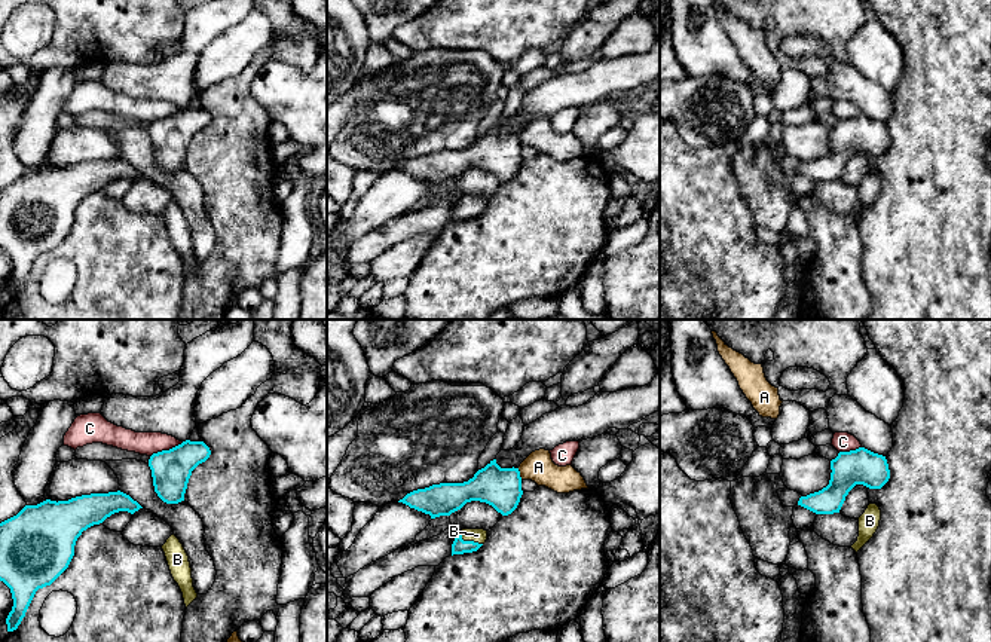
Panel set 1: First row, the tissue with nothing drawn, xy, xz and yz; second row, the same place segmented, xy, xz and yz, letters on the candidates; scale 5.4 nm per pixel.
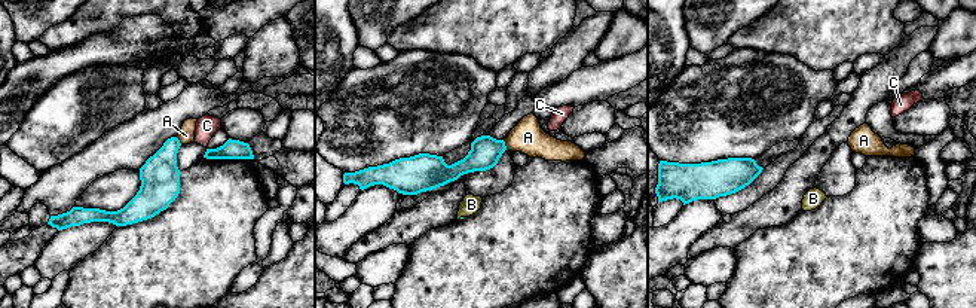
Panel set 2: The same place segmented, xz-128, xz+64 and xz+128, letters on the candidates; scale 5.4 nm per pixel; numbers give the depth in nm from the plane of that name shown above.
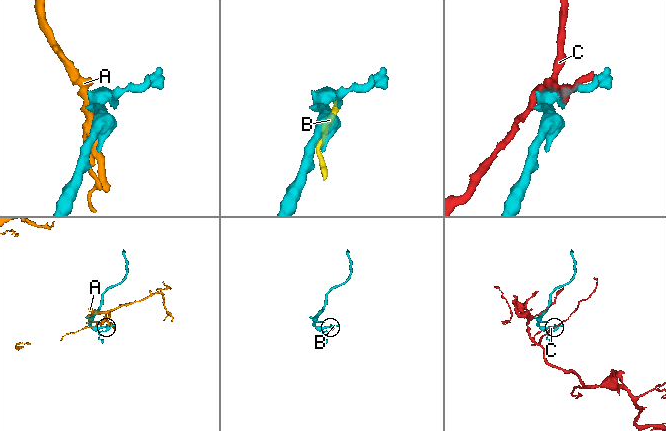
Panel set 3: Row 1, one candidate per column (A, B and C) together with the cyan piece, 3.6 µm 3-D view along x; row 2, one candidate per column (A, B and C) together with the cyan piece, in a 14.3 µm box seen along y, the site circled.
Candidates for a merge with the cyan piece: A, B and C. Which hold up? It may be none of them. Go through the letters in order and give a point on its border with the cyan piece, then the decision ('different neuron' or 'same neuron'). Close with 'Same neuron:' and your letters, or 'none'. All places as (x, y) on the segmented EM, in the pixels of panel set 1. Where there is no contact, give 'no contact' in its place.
A: xz (519, 474) | different neuron
B: xz (468, 541) | same neuron
C: xy (167, 451) | different neuron
Same neuron: B

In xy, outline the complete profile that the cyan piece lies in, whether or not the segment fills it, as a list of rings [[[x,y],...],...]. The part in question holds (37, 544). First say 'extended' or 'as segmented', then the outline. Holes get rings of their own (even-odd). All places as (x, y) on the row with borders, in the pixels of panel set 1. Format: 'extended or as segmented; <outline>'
as segmented; [[[117,490],[91,493],[68,501],[46,499],[25,505],[0,523],[0,581],[12,593],[13,606],[6,618],[7,632],[21,624],[39,588],[51,586],[70,565],[83,531],[119,511],[143,508]]]

